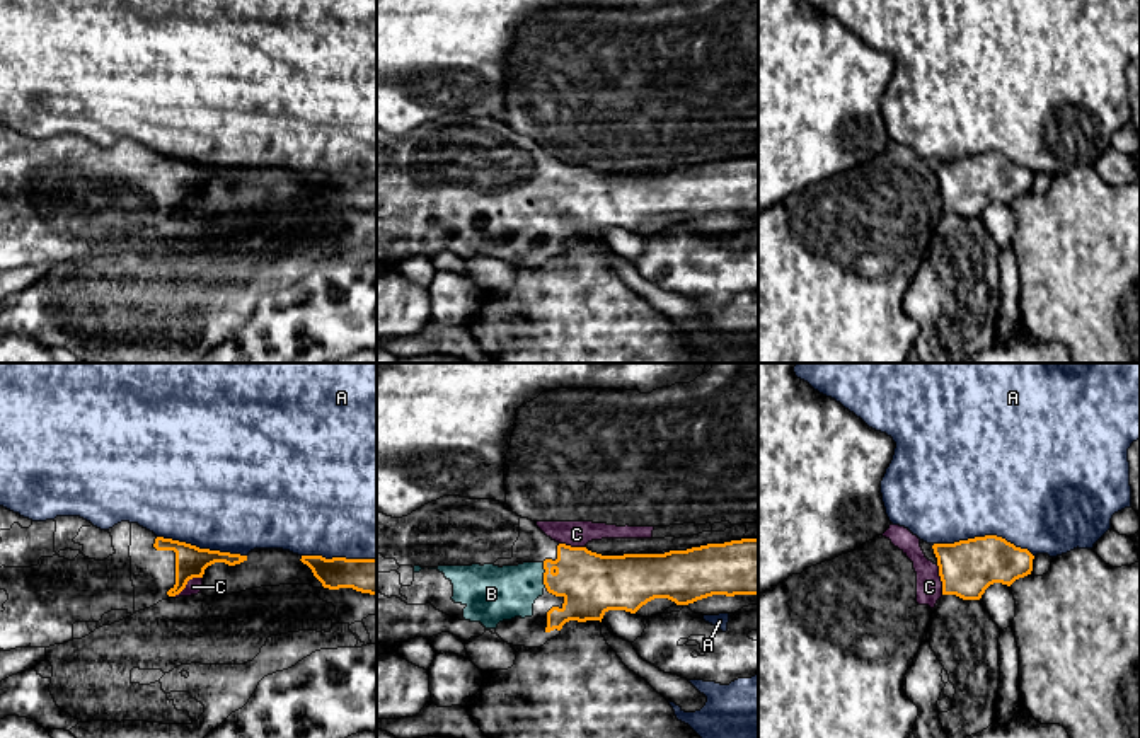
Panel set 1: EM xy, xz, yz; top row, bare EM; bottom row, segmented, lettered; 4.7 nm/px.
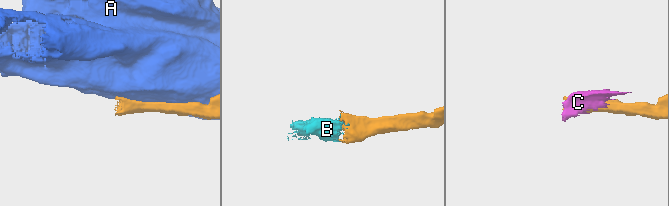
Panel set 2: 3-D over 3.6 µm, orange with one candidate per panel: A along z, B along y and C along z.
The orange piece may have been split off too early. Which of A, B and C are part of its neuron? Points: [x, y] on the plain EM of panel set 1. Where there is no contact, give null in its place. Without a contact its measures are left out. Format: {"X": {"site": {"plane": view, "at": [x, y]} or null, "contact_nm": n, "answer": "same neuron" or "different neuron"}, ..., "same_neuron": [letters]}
{"A": {"site": {"plane": "yz", "at": [984, 155]}, "contact_nm": 480, "answer": "different neuron"}, "B": {"site": {"plane": "xz", "at": [544, 193]}, "contact_nm": 120, "answer": "same neuron"}, "C": {"site": {"plane": "xy", "at": [186, 201]}, "contact_nm": 170, "answer": "different neuron"}, "same_neuron": ["B"]}

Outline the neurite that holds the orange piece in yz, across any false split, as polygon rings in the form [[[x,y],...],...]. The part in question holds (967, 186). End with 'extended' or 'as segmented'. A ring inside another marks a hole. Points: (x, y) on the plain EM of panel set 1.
[[[997,153],[934,162],[942,213],[980,218],[993,201],[1010,205],[1031,193],[1034,174]]]; as segmented

